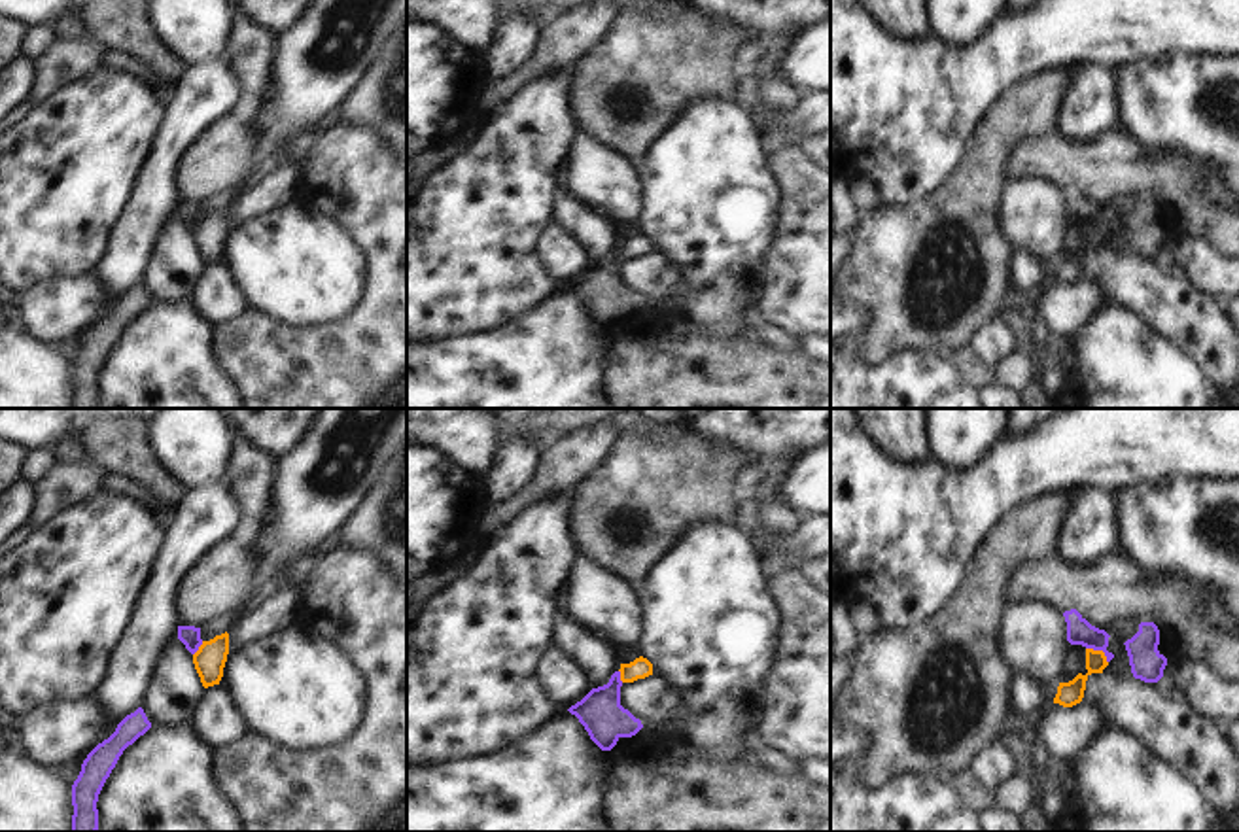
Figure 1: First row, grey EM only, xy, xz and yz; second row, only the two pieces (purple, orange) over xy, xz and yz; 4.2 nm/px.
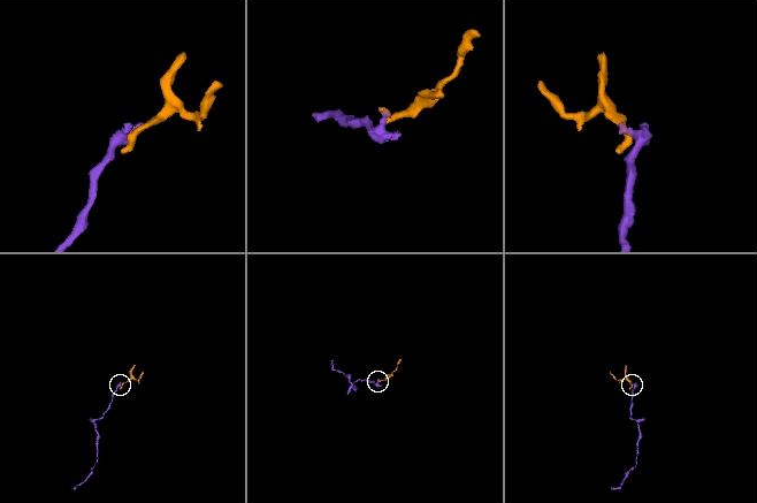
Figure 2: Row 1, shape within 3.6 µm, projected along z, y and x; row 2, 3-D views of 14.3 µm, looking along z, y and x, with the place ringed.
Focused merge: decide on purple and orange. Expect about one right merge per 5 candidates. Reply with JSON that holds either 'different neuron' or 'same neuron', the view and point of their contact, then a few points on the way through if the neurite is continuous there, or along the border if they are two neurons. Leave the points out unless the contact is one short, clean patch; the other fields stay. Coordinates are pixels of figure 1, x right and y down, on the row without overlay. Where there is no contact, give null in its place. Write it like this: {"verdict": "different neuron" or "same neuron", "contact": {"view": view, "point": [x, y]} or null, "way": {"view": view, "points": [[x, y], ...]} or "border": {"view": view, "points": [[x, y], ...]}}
{"verdict": "different neuron", "contact": {"view": "yz", "point": [1099, 225]}, "border": {"view": "yz", "points": [[1086, 224], [1099, 225], [1107, 239]]}}

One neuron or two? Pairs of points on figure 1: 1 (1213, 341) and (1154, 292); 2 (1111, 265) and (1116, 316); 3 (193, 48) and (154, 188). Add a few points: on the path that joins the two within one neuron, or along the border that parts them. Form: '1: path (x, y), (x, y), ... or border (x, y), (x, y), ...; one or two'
1: path (1198, 326), (1169, 303); one
2: border (1115, 301), (1152, 326); two
3: border (224, 52), (201, 65), (186, 67); two

